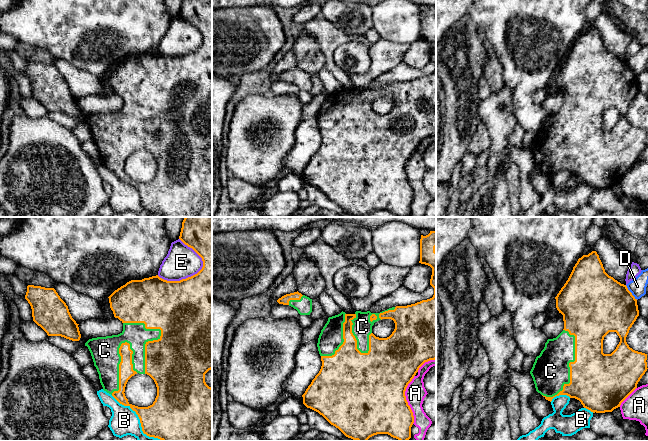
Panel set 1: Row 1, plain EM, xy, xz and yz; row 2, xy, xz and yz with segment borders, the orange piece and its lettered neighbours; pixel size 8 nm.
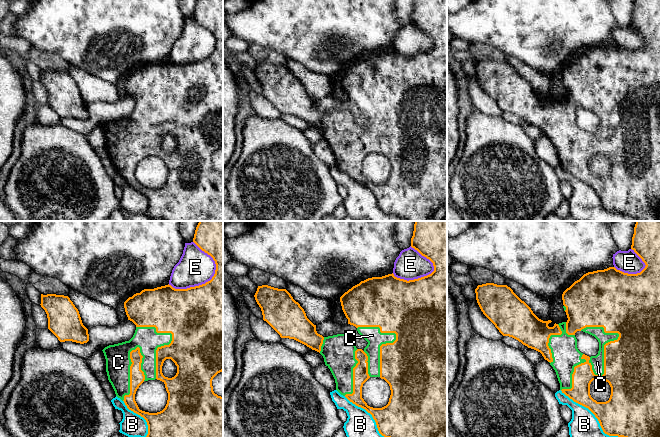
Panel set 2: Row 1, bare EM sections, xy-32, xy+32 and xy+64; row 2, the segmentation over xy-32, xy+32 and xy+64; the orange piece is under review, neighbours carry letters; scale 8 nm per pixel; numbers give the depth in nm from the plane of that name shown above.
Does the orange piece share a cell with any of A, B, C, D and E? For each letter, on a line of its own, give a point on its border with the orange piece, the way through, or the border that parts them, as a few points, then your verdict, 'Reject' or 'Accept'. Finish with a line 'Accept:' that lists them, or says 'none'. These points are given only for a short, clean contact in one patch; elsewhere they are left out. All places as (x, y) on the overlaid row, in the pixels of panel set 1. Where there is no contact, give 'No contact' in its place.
A: Touches orange at xz (405, 399). Reject
B: Touches orange at xy (140, 420). Reject
C: Touches orange at xy (160, 336). Accept
D: Touches orange at yz (630, 292). Boundary: yz (625, 285), (637, 299). Reject
E: Touches orange at xy (184, 279). Reject
Accept: C

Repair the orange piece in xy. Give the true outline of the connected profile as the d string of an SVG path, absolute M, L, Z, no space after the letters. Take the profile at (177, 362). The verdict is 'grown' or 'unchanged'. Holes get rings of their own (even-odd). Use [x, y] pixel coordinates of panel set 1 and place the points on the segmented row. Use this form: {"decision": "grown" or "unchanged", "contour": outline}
{"decision": "grown", "contour": "M185 217L179 239L202 258L202 269L197 274L180 281L167 281L156 275L127 282L108 297L114 317L123 323L123 331L118 335L89 339L85 346L91 353L103 390L111 394L120 404L129 406L136 412L144 434L162 441L212 441L212 388L205 382L205 374L212 369L212 217ZM137 373L149 375L157 387L155 401L148 407L138 407L130 404L124 393L128 380Z"}

